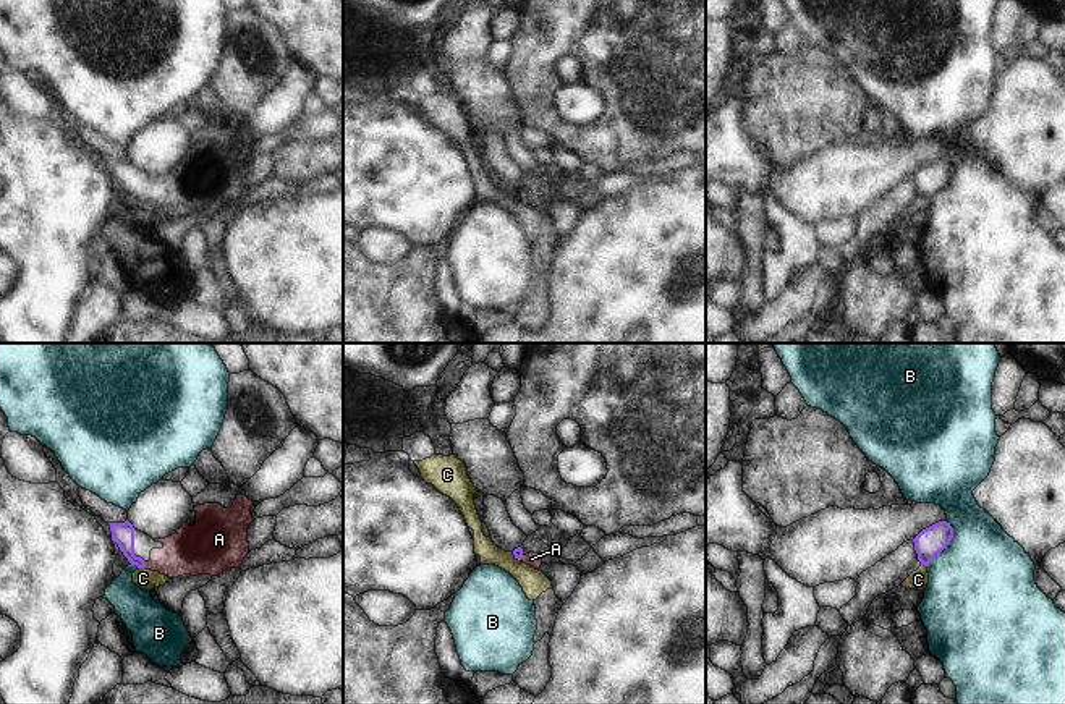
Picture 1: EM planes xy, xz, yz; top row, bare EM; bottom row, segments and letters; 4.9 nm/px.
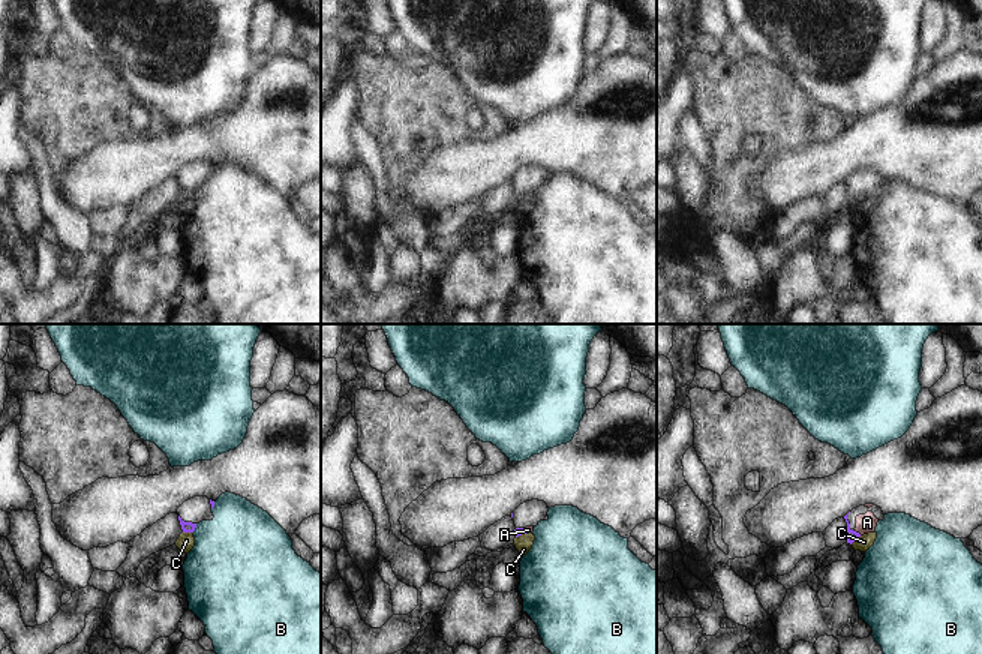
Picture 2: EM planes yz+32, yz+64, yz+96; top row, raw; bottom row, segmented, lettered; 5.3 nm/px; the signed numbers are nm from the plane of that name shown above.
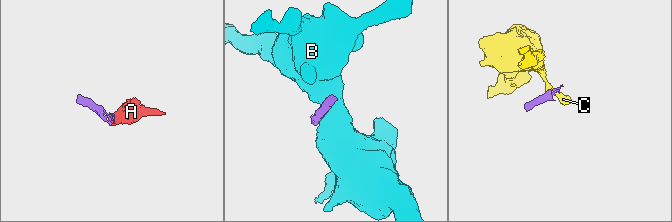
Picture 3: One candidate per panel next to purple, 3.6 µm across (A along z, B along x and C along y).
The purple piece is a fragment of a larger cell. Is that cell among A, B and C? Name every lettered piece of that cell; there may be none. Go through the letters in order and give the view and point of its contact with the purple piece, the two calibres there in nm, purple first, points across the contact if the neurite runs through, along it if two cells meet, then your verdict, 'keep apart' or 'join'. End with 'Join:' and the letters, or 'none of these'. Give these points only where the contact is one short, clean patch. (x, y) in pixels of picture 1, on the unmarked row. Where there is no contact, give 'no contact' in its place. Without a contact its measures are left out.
A: meets purple in xy at (144, 203); 110 nm thick on the purple side, 240 nm on the other; runs through xy (122, 170), (128, 190), (144, 203), (173, 198), (191, 188); join
B: meets purple in yz at (952, 172); 140 nm thick on the purple side, 460 nm on the other; border along yz (949, 159), (952, 177), (944, 185); keep apart
C: meets purple in xy at (141, 204); 110 nm thick on the purple side, 100 nm on the other; border along xy (138, 204), (144, 206); keep apart
Join: A

